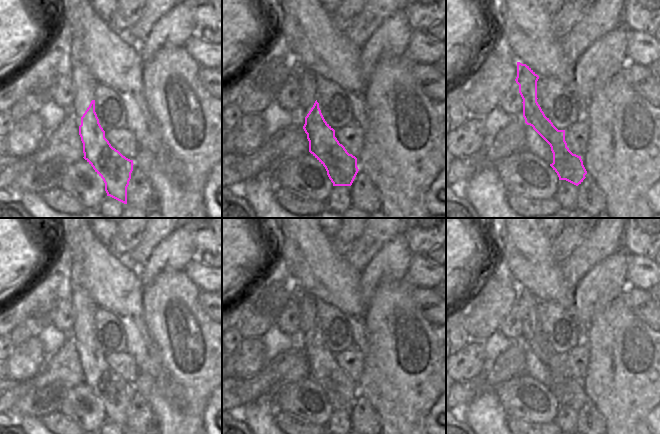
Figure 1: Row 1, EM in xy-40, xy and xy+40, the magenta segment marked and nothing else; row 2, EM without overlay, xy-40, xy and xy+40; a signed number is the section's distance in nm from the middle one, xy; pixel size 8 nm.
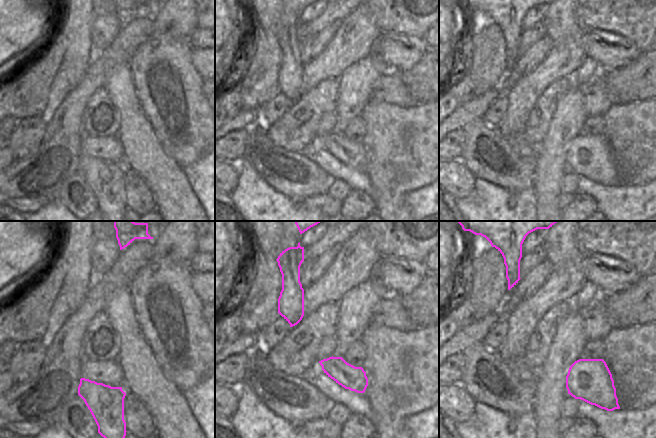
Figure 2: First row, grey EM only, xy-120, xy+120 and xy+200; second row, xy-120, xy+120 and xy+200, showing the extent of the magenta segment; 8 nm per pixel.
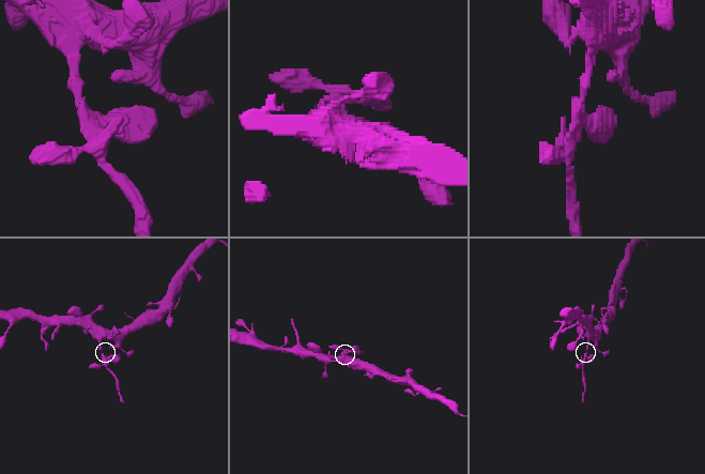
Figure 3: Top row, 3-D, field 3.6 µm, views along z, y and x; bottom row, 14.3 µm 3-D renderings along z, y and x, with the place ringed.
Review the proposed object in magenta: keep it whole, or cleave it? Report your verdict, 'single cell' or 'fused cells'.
fused cells

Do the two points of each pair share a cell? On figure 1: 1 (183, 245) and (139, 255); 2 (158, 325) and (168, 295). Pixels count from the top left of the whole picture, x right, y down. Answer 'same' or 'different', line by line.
1: different
2: same

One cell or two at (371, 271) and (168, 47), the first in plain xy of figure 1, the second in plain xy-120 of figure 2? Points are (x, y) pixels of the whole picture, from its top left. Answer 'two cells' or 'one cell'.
two cells

